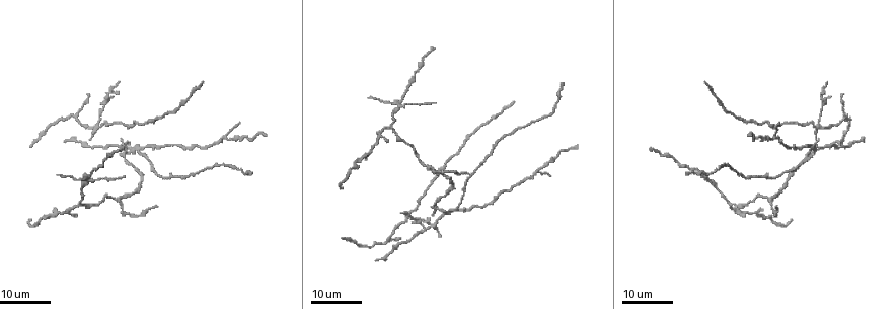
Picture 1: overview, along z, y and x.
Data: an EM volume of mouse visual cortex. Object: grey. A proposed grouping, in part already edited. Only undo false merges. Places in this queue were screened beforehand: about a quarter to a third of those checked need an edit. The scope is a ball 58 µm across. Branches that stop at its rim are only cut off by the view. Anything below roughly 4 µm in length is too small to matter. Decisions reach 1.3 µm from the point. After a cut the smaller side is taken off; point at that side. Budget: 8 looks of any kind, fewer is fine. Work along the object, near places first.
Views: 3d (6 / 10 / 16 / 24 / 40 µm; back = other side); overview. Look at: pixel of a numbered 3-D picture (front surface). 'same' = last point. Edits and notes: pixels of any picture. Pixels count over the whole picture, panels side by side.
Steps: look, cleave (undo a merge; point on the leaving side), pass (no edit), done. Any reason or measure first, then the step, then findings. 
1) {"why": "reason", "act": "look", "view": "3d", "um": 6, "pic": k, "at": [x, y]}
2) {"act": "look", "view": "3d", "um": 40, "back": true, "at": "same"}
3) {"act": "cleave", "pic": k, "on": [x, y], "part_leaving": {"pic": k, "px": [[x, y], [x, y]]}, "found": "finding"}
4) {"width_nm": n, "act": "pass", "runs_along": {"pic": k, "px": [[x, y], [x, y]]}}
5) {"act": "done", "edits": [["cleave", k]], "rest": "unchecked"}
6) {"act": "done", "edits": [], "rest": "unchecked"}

{"why": "looks like a crossing", "act": "look", "view": "3d", "um": 24, "pic": 1, "at": [91, 179]}

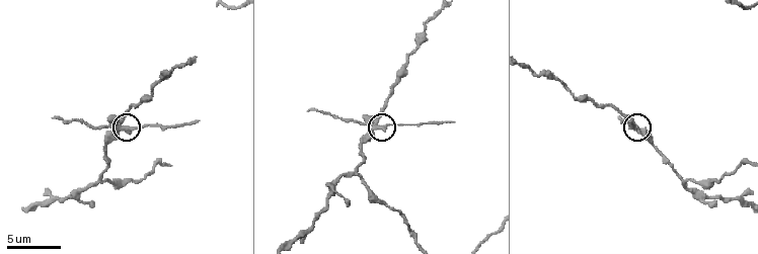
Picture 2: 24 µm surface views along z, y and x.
{"why": "zoom in", "act": "look", "view": "3d", "um": 10, "pic": 2, "at": [379, 126]}

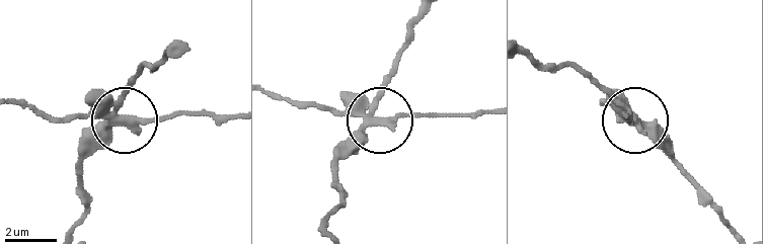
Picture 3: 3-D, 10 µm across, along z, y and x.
{"act": "look", "view": "3d", "um": 10, "back": true, "pic": 3, "at": [380, 119]}

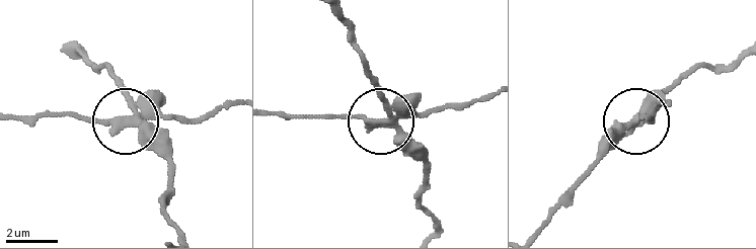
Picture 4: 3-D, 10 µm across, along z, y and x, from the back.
{"arms": 4, "act": "cleave", "pic": 4, "on": [161, 96], "part_leaving": {"pic": 4, "px": [[135, 116], [84, 121], [19, 114]]}, "found": "a second neuron is stuck on"}

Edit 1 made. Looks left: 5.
{"why": "branch point", "act": "look", "view": "3d", "um": 16, "pic": 1, "at": [386, 243]}

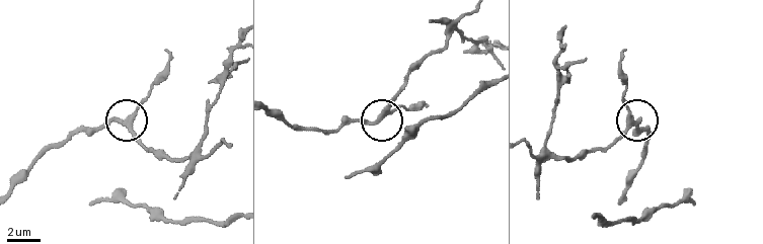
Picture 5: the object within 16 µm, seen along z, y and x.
{"act": "look", "view": "3d", "um": 10, "pic": 5, "at": [379, 119]}

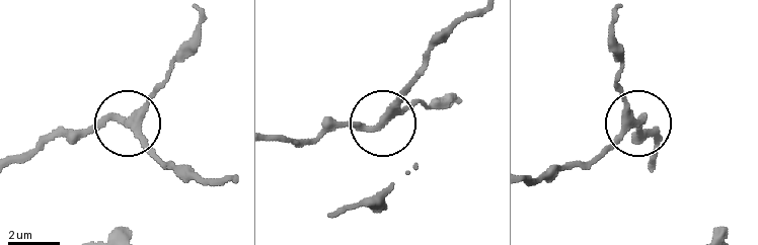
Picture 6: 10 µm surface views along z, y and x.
{"side_arm_um": 6, "act": "pass", "found": "continuous, no second neuron"}

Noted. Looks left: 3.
{"why": "branch point", "act": "look", "view": "3d", "um": 16, "pic": 1, "at": [96, 124]}

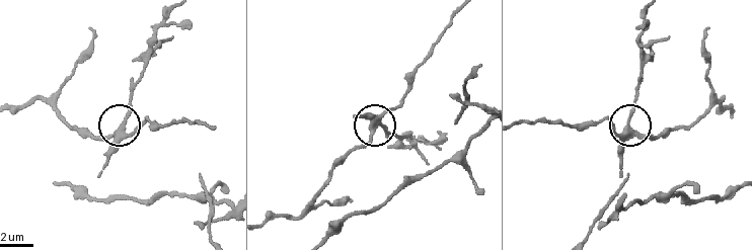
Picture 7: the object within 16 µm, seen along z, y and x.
{"why": "zoom in", "act": "look", "view": "3d", "um": 10, "pic": 7, "at": [380, 123]}

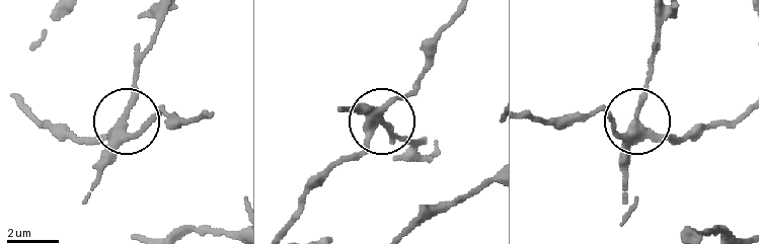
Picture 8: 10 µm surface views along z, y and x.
{"arms": 3, "act": "cleave", "pic": 8, "on": [131, 98], "part_leaving": {"pic": 8, "px": [[120, 134], [159, 11]]}, "found": "two neurons meet here"}

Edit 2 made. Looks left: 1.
{"act": "done", "edits": [["cleave", 4], ["cleave", 8]], "rest": "unchecked"}

